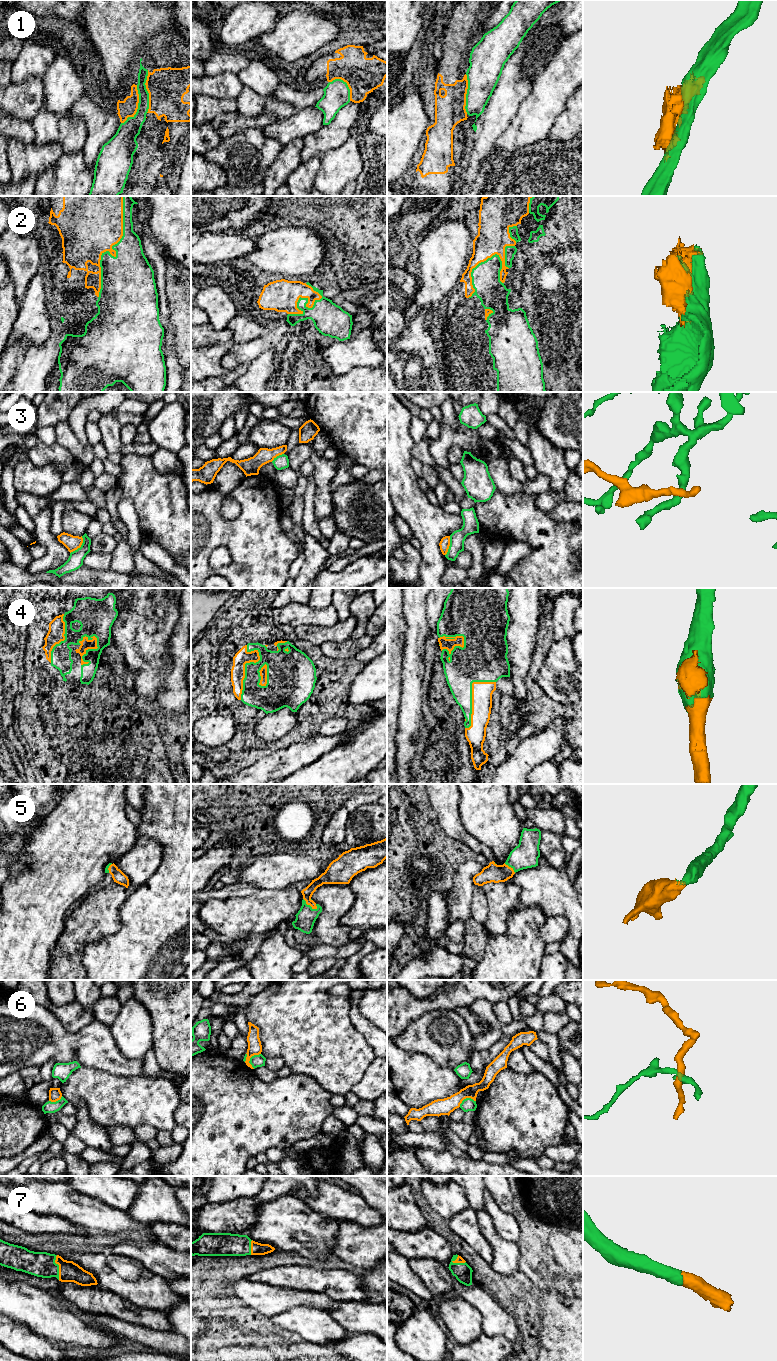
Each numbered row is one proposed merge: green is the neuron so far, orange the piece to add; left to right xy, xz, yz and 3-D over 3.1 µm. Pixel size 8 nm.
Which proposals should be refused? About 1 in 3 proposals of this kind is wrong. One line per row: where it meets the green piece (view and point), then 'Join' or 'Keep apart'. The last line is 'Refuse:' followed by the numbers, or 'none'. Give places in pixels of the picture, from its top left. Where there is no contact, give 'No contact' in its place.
1: Touches green at xy (138, 106). Keep apart
2: Touches green at xy (116, 253). Join
3: Touches green at xy (81, 546). Keep apart
4: Touches green at xz (246, 663). Join
5: Touches green at xz (309, 905). Join
6: Touches green at xz (250, 1058). Keep apart
7: Touches green at xy (58, 1267). Join
Refuse: 1, 3, 6

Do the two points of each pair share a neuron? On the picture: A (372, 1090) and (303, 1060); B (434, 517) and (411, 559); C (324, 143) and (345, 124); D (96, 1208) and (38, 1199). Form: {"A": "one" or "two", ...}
{"A": "two", "B": "two", "C": "one", "D": "one"}

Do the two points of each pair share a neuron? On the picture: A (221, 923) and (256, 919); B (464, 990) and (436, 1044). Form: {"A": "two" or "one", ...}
{"A": "one", "B": "two"}

